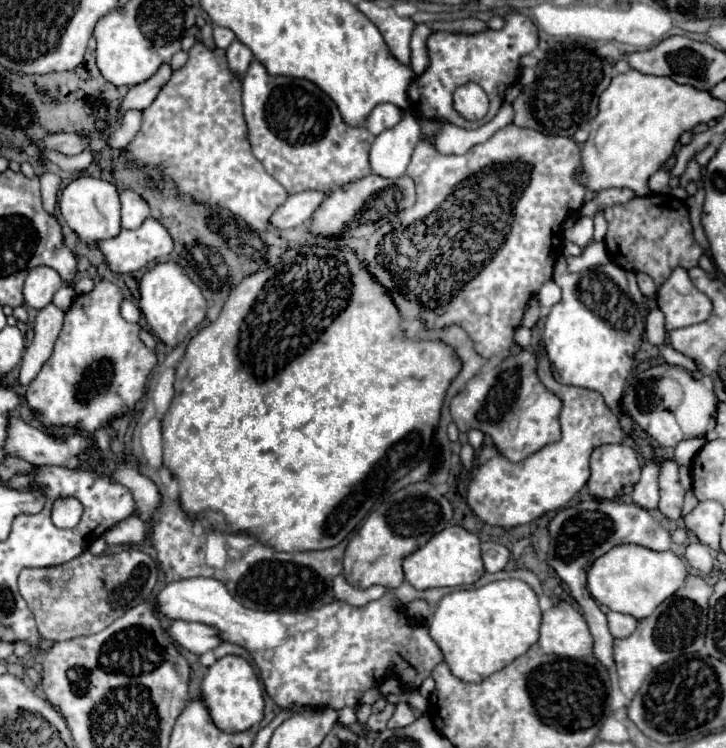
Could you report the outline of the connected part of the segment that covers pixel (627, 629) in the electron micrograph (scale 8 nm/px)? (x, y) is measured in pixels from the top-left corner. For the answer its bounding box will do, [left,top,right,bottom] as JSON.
[608,612,636,638]

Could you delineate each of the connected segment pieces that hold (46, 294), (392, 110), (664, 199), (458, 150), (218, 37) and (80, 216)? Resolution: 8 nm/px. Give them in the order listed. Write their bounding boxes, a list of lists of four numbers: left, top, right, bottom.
[[24,266,62,310],[366,104,400,136],[604,194,704,286],[428,104,514,154],[214,26,236,48],[58,176,120,244]]

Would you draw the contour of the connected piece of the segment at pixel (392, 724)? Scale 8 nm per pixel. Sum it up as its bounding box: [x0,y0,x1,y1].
[388,702,416,728]

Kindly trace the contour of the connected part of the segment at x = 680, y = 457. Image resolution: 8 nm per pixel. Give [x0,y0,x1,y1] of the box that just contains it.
[673,438,705,466]

